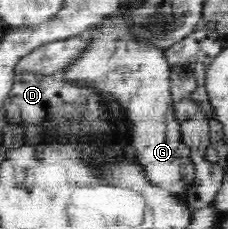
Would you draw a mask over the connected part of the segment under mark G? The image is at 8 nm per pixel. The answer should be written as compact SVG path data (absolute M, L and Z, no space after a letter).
M110 17L80 61L64 70L60 77L116 97L132 123L131 142L150 183L175 195L186 193L193 186L195 163L191 149L183 142L179 119L176 119L171 71L164 52L154 46L134 43L128 39L126 29L116 25L116 17Z

